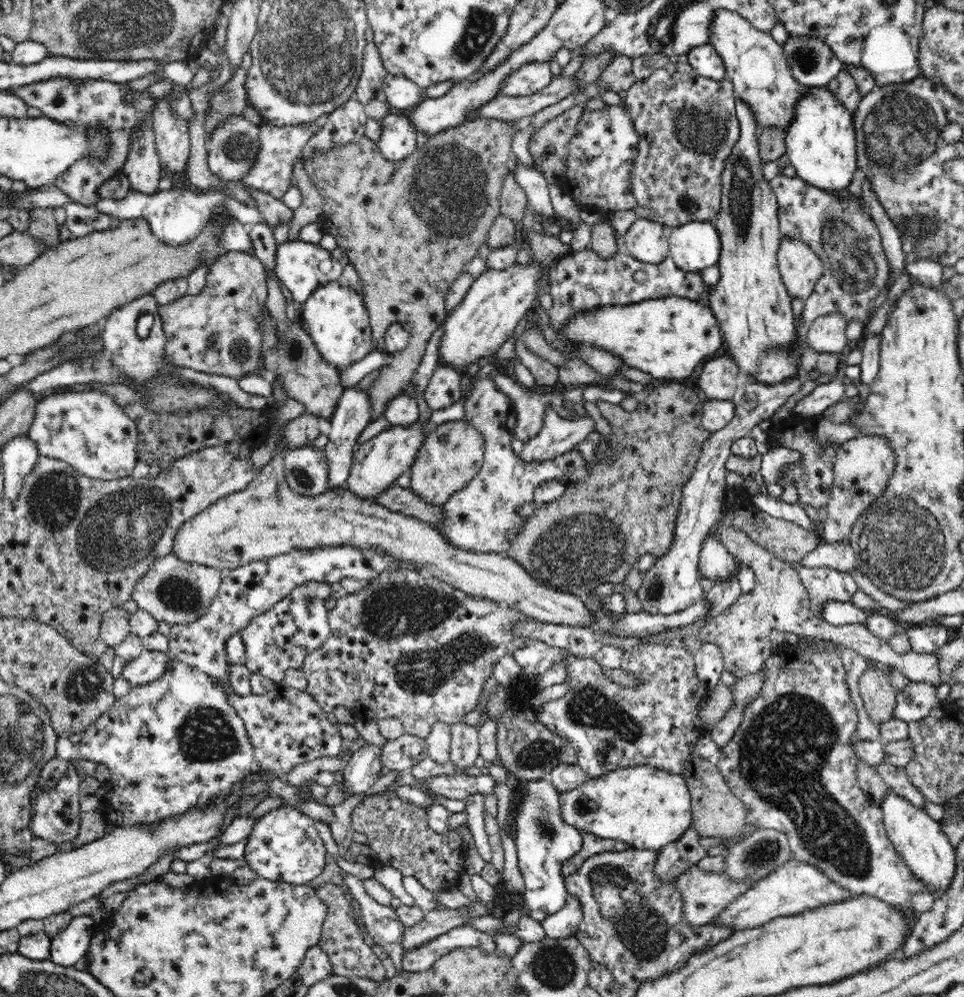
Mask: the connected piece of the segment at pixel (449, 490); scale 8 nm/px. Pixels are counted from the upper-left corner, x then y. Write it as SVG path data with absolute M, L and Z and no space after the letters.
M464 419L434 427L412 464L409 488L428 504L442 505L480 473L484 444L483 435Z

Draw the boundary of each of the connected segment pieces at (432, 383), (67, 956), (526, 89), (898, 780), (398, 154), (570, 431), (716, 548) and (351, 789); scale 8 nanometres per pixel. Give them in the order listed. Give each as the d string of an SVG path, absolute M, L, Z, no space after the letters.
M437 366L423 394L428 407L431 410L445 409L460 400L462 396L460 382L460 373L450 367Z
M88 915L71 919L70 924L51 938L49 960L60 966L73 966L91 946L96 922Z
M529 62L511 72L501 84L502 96L528 96L550 84L554 75L548 62Z
M884 762L882 764L872 765L878 774L884 779L884 783L888 786L890 791L902 796L902 798L911 802L915 807L923 808L928 801L924 795L912 782L908 779L905 768L889 765Z
M392 111L379 121L380 138L376 148L389 162L406 160L416 149L416 127L400 111Z
M550 404L545 409L542 429L523 445L520 458L529 466L551 462L554 458L571 452L595 431L596 424L592 418L582 416L564 420Z
M709 535L704 540L699 556L699 571L703 578L734 579L739 566L732 554L715 536Z
M370 744L355 751L351 756L342 769L342 784L344 784L344 790L348 792L347 796L368 792L374 785L382 770L380 751L381 747Z

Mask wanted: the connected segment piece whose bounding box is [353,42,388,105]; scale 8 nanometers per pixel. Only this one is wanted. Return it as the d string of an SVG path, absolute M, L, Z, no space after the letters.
M375 43L366 44L363 50L363 67L353 97L363 105L368 104L372 98L375 98L376 92L382 88L382 82L387 74L388 71L384 69Z

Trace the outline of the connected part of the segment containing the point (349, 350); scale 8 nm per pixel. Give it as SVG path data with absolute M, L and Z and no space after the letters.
M343 281L323 282L299 307L299 319L304 323L320 356L334 365L336 370L346 370L370 353L372 328L364 300Z

